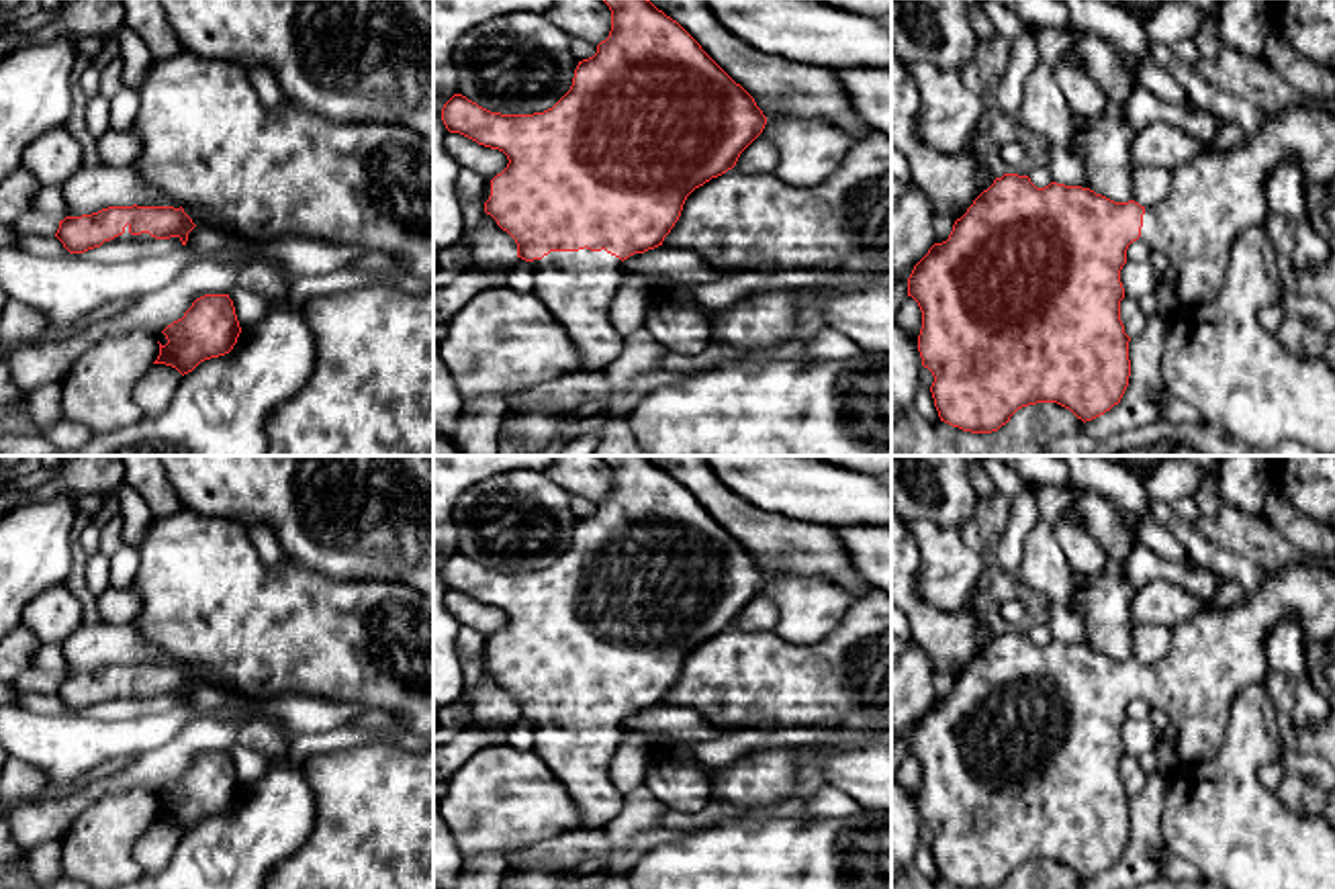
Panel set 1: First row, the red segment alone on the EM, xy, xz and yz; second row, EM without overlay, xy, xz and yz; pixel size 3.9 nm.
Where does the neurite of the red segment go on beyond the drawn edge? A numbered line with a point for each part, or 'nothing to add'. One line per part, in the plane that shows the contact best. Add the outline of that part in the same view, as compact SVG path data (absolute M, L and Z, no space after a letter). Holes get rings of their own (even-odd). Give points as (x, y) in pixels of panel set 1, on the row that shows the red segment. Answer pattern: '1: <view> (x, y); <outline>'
1: xz (577, 287); M550 251L534 260L534 294L556 317L583 358L583 370L609 370L626 337L609 319L624 280L622 260L601 251Z

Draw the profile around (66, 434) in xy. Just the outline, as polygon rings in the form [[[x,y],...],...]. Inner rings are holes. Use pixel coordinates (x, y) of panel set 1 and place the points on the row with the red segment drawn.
[[[61,419],[49,427],[39,427],[37,431],[57,450],[84,448],[92,437],[92,431],[86,425],[70,419]]]

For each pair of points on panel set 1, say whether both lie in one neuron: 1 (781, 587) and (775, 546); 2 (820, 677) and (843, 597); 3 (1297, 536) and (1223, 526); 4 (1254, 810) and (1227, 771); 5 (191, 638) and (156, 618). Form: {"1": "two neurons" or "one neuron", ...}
{"1": "two neurons", "2": "two neurons", "3": "two neurons", "4": "one neuron", "5": "one neuron"}

